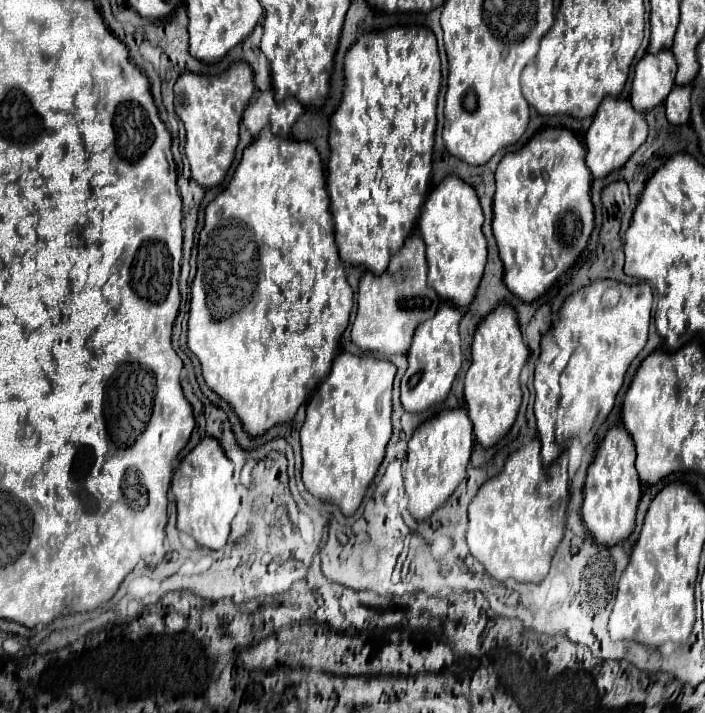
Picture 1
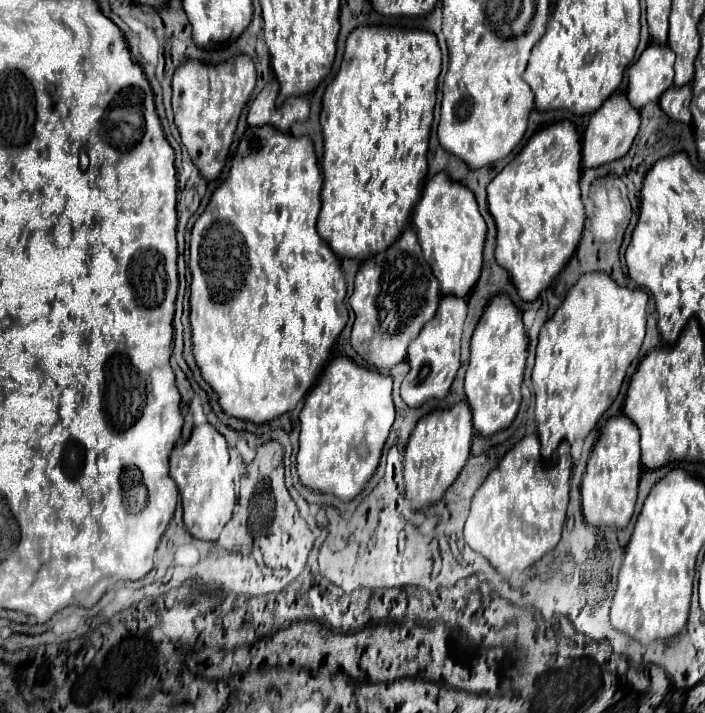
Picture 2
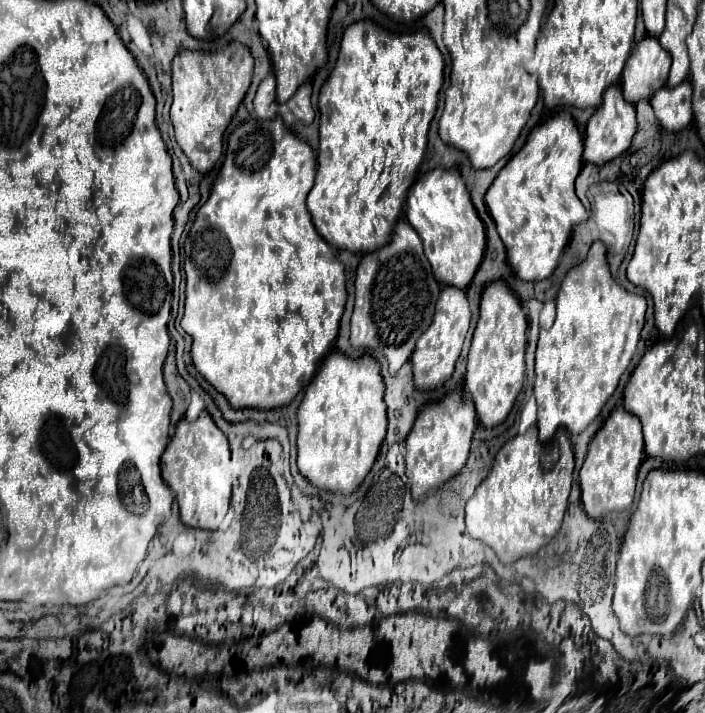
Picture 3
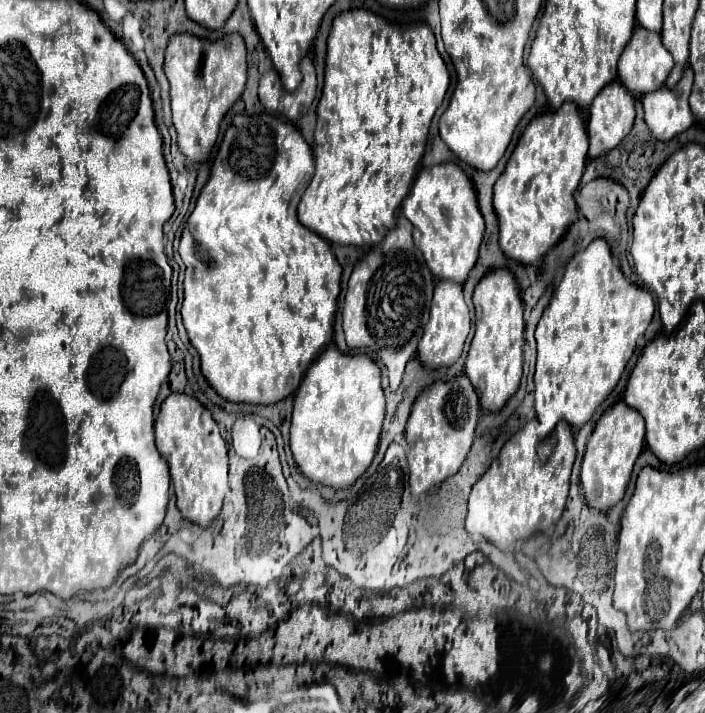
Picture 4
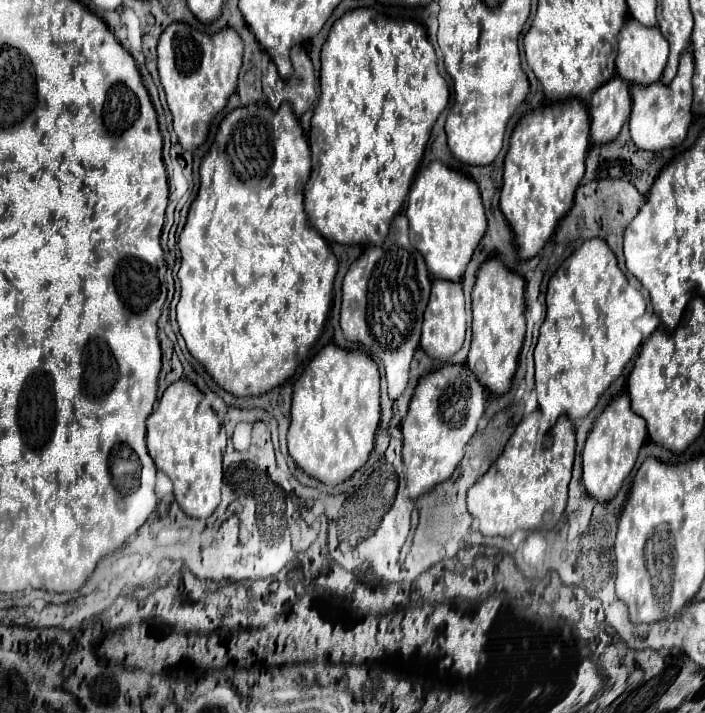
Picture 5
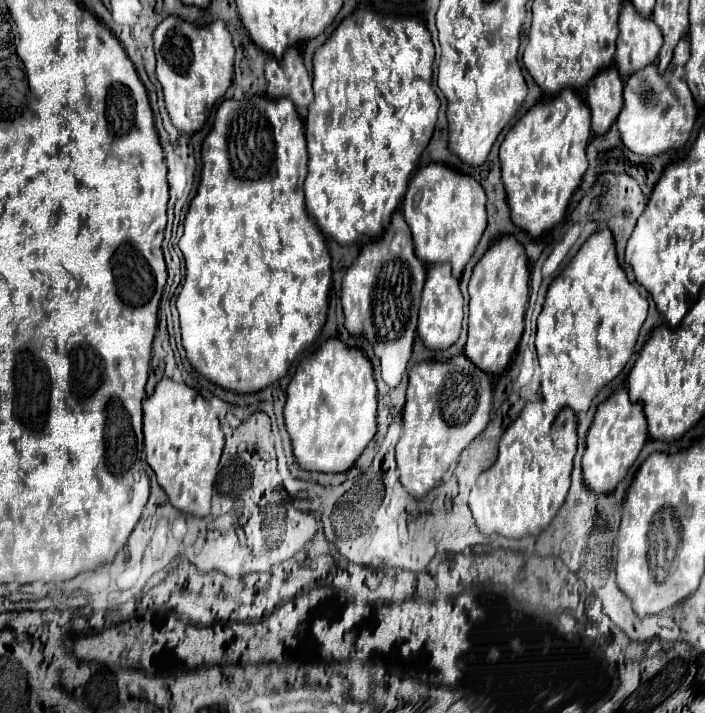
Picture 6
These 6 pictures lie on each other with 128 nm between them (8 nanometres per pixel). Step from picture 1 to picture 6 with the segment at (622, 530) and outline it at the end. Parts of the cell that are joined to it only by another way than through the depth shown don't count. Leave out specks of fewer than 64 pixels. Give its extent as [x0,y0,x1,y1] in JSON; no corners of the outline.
[582,388,648,494]

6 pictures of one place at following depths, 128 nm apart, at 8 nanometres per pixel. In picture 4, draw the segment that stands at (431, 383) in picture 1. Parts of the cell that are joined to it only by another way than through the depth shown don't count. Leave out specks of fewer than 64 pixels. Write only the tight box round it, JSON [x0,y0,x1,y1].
[418,280,470,368]

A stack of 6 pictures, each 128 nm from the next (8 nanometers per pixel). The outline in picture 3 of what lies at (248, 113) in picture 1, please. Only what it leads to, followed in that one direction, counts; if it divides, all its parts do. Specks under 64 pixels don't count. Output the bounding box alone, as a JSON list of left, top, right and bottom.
[254,74,278,118]

